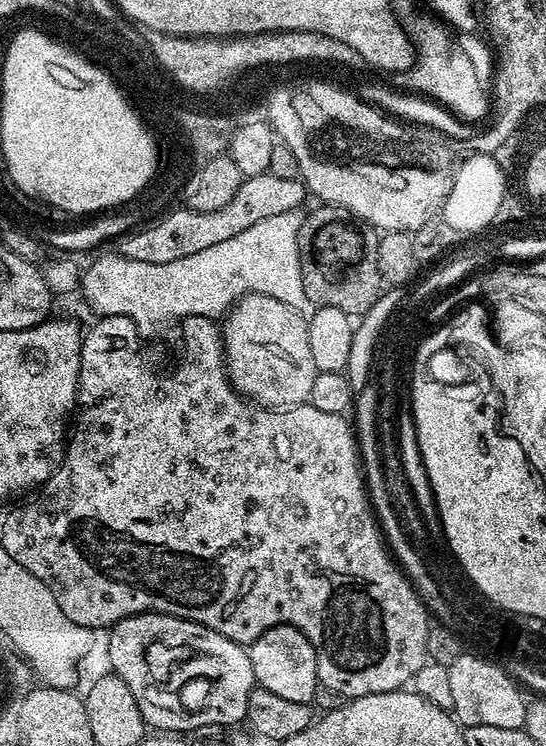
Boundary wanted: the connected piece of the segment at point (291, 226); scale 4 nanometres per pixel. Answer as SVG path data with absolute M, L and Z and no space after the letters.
M299 211L274 214L274 218L262 218L262 222L254 222L250 230L242 230L242 234L226 238L226 242L218 242L218 246L209 246L199 254L190 254L174 262L134 262L134 258L126 258L115 251L108 252L105 256L98 257L89 268L83 269L78 292L79 295L84 295L89 310L97 312L95 314L97 317L125 316L141 326L164 324L167 320L179 322L185 316L220 318L236 301L247 296L249 292L278 298L278 302L286 302L286 306L290 306L298 315L307 318L312 315L314 306L310 298L306 298L306 290L302 286L298 250L301 223L302 216Z

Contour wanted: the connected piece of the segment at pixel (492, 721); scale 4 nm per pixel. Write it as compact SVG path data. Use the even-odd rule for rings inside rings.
M462 654L448 666L448 673L454 697L450 712L464 728L502 726L502 730L514 730L524 727L529 701L524 700L521 685L498 665L477 654Z

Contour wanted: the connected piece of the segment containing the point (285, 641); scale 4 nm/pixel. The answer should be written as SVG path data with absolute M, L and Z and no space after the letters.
M279 624L263 632L253 644L247 645L247 650L259 687L271 690L290 702L312 704L315 701L316 689L320 683L316 651L302 630L289 624Z

